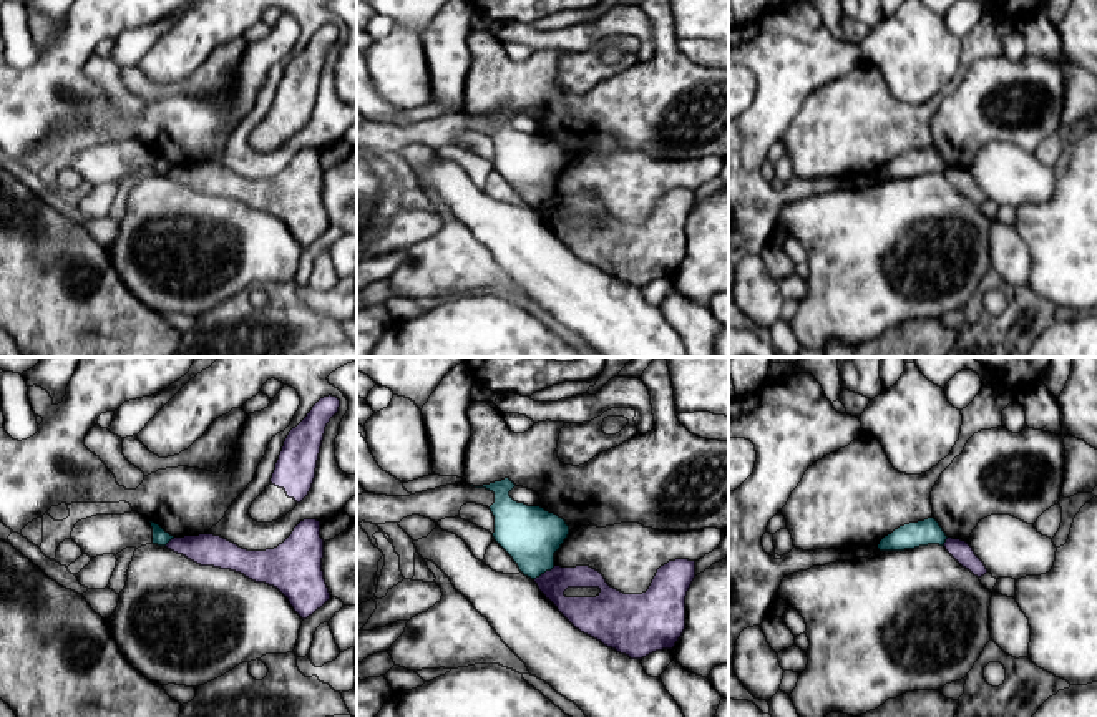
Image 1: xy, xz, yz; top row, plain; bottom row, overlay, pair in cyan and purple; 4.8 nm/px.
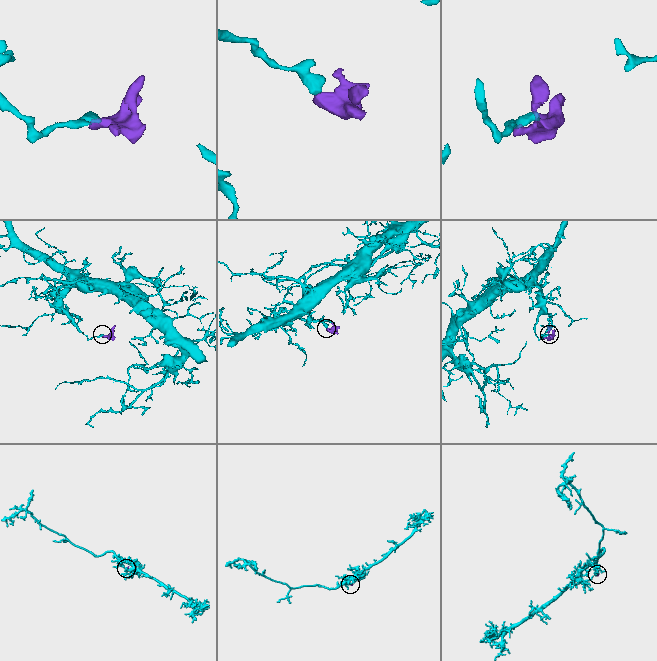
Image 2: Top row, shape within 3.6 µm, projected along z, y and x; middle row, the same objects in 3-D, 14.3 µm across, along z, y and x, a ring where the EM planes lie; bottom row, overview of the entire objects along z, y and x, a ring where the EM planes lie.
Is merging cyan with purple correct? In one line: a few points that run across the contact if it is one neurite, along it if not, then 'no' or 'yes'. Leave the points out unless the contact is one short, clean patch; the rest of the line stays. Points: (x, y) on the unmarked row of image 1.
line xz (555, 195), (535, 208); no

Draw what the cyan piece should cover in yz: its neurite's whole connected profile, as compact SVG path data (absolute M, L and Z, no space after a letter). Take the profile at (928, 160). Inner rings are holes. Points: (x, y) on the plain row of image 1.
M934 146L900 154L891 163L885 164L880 179L904 179L928 173L944 174L948 164Z

